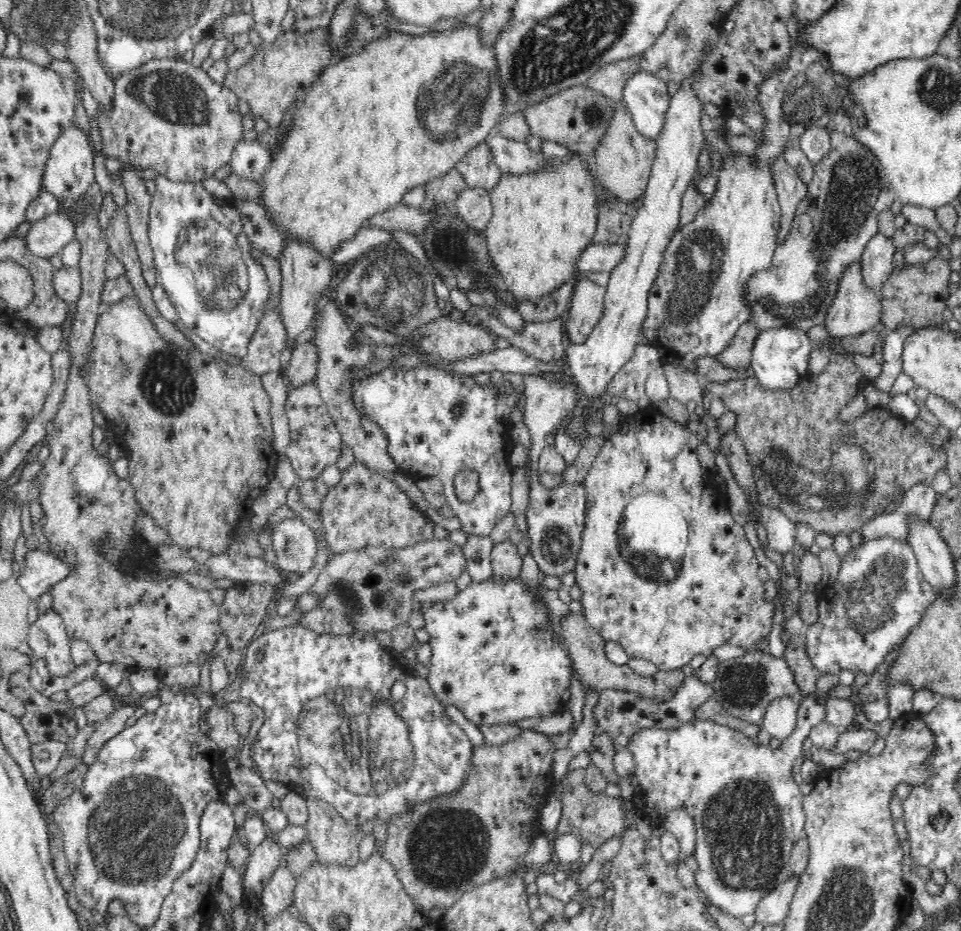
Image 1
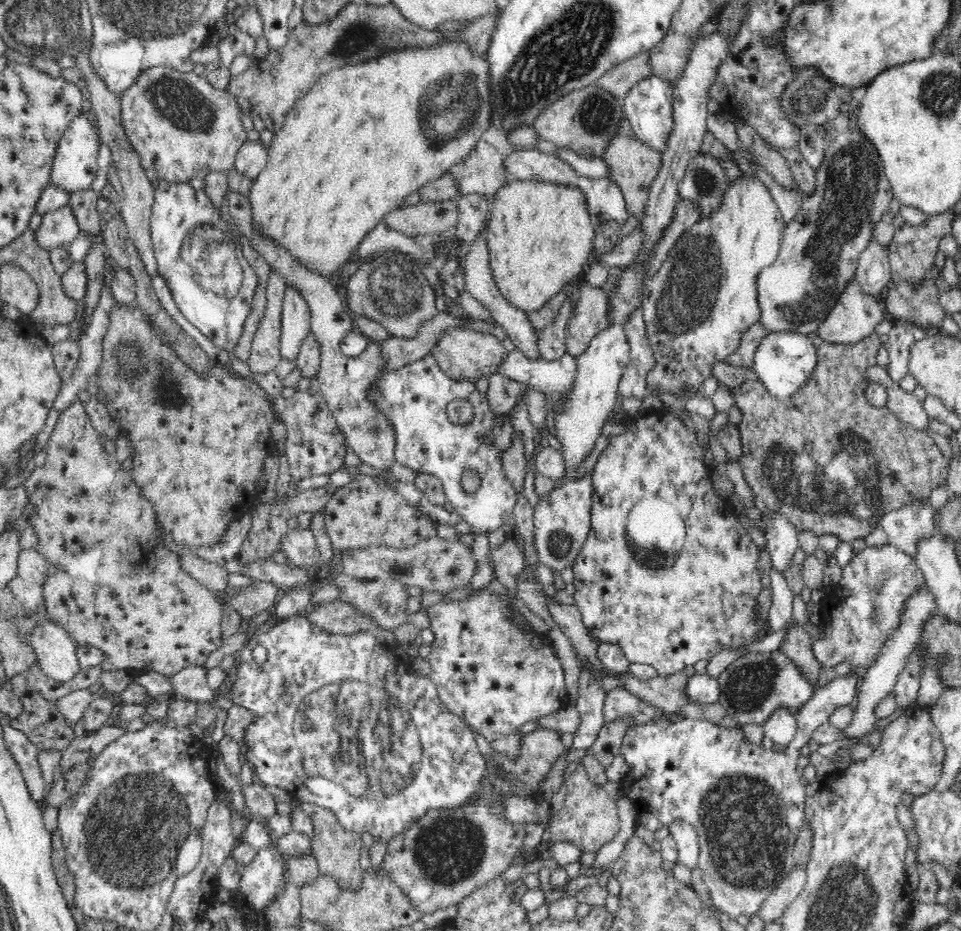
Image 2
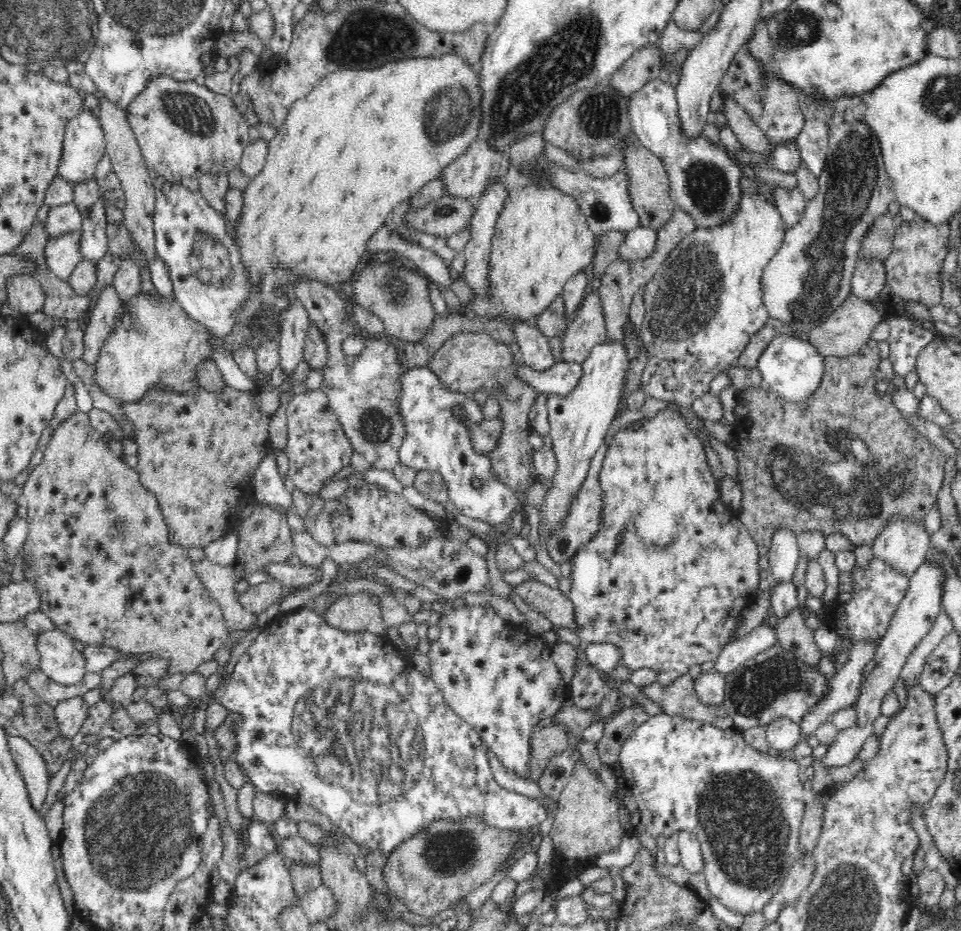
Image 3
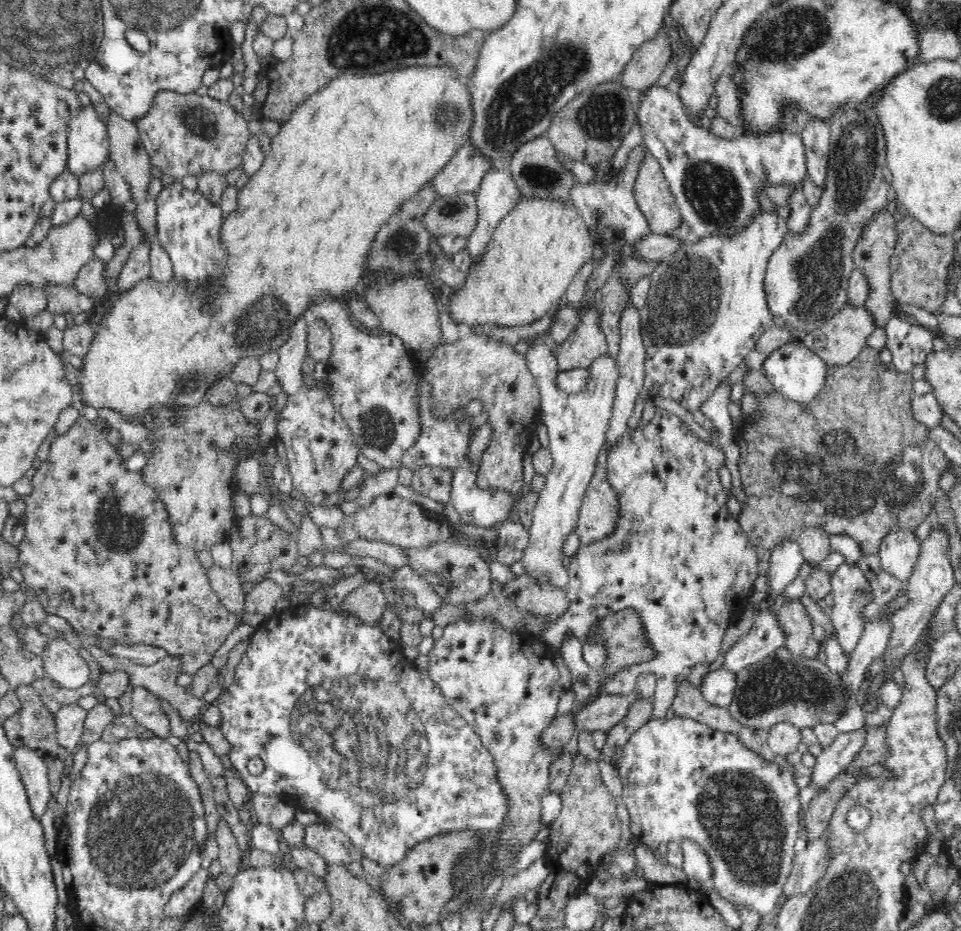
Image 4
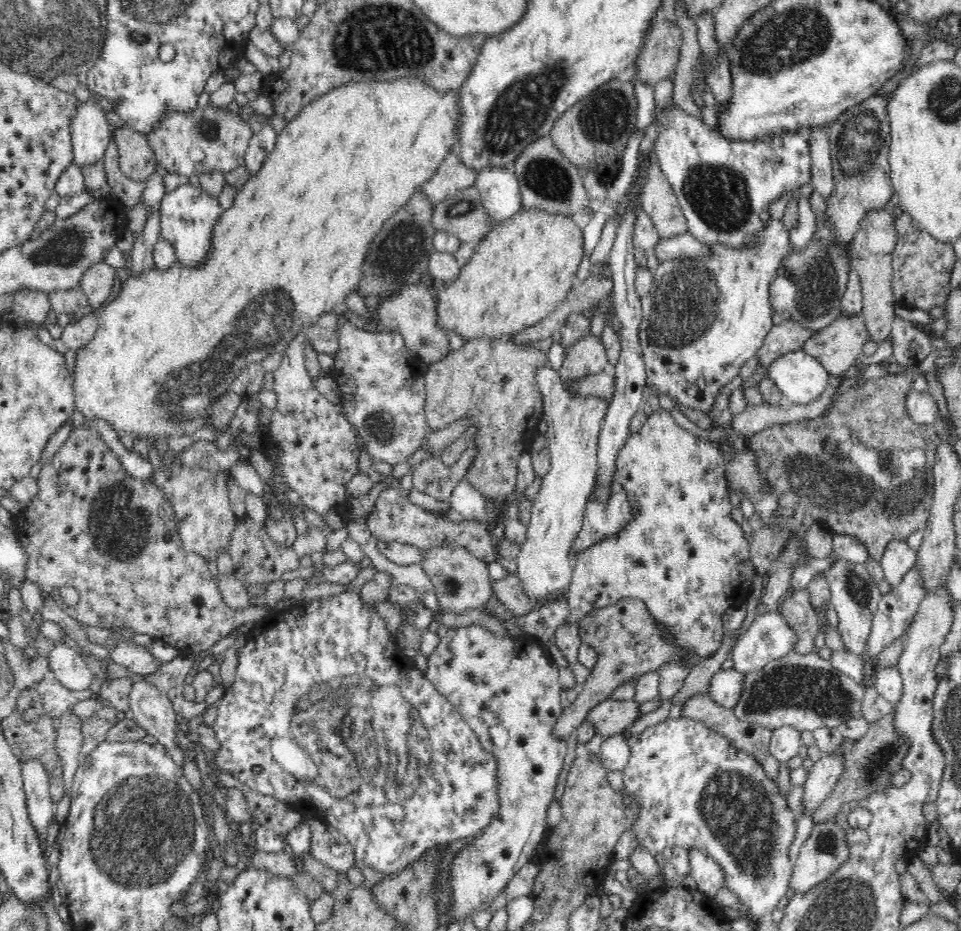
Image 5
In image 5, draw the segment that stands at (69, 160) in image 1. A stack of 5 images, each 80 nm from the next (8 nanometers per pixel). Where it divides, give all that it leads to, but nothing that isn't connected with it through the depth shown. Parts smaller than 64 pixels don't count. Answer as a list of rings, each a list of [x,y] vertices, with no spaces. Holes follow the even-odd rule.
[[[88,99],[78,105],[70,122],[74,164],[81,167],[103,160],[112,139],[112,128],[104,112],[96,100]]]

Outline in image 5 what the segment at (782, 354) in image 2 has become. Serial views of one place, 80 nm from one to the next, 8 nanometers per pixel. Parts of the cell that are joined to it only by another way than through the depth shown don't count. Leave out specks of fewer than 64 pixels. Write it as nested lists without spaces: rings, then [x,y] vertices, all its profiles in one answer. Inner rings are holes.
[[[795,351],[772,362],[768,375],[782,391],[785,402],[810,404],[822,396],[830,374],[814,357]]]

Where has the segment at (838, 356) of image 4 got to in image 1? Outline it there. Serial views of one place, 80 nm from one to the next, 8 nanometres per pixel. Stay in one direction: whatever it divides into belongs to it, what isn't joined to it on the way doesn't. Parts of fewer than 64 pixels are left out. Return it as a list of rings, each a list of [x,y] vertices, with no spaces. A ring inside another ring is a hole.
[[[852,262],[846,266],[839,286],[838,293],[828,310],[825,326],[831,337],[843,339],[844,337],[856,337],[868,333],[881,322],[882,308],[881,298],[878,291],[866,287],[861,273],[862,267],[859,262]]]

